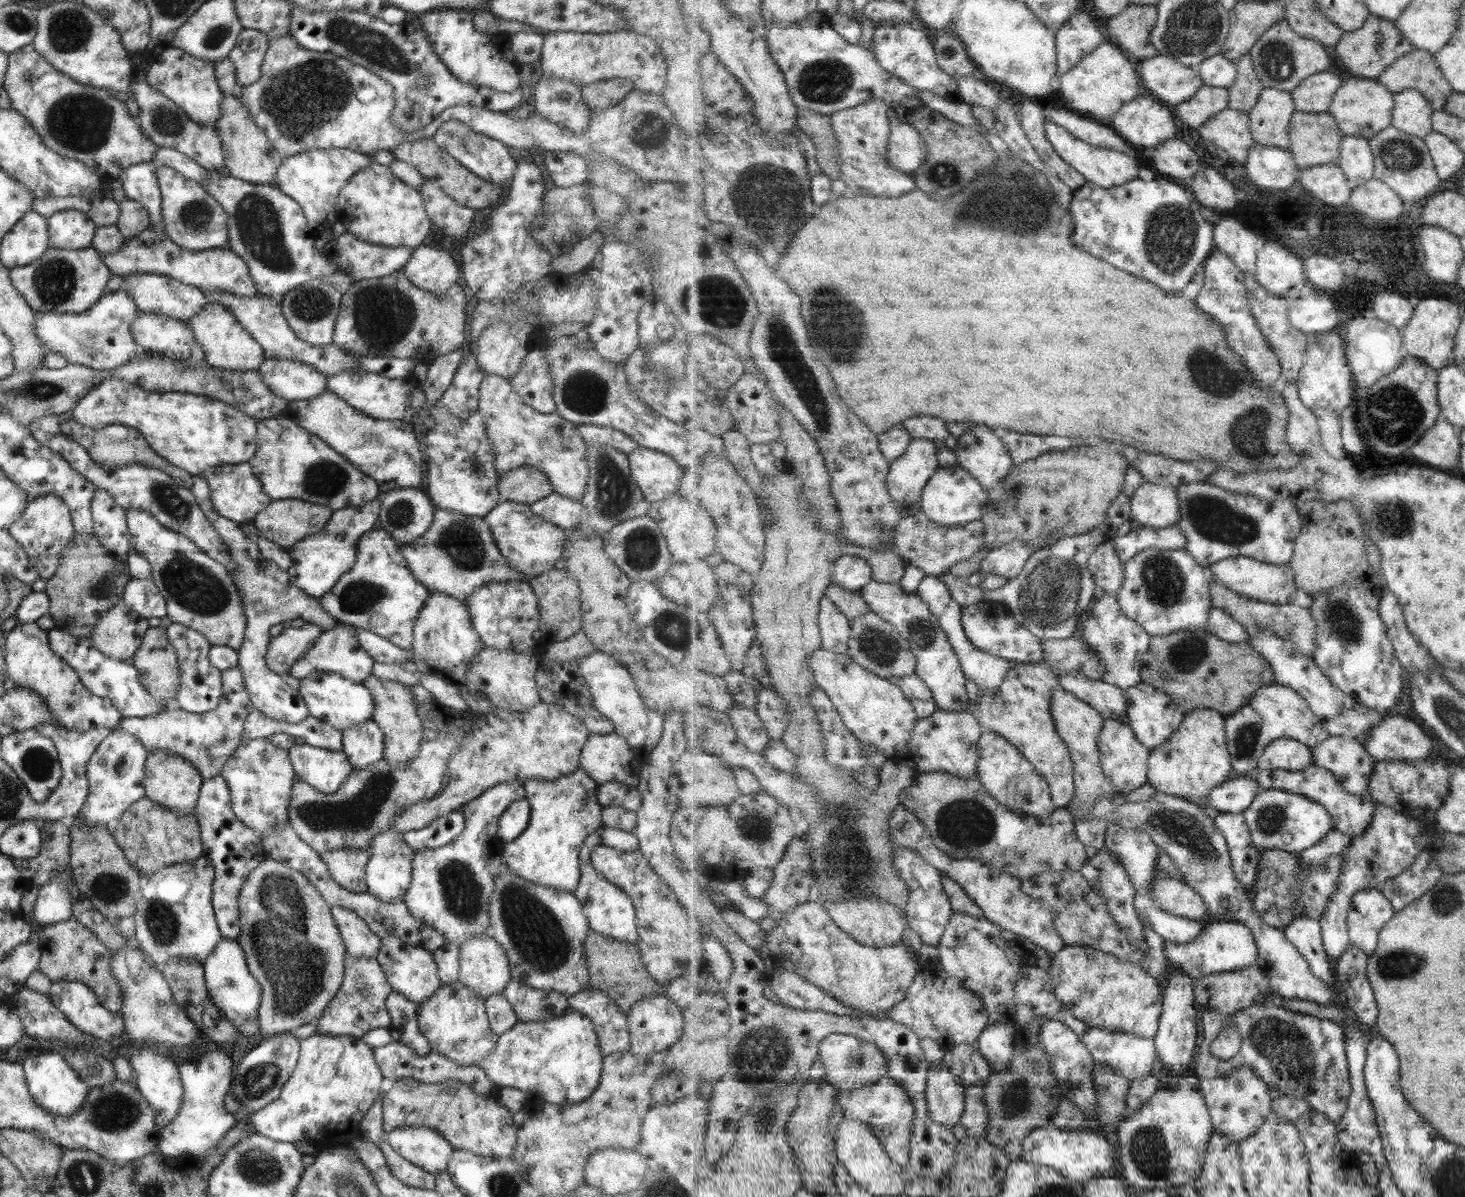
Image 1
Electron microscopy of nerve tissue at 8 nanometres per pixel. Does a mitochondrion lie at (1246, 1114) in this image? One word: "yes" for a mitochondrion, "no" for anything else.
no

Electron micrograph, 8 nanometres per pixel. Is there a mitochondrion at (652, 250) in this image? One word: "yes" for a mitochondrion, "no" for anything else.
no

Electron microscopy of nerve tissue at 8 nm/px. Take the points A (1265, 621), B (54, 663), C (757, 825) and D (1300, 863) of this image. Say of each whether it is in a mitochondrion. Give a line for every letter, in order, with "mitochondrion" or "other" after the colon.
A: other
B: other
C: mitochondrion
D: other

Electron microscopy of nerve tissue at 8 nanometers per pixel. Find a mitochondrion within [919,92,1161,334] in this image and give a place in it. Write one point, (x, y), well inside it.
(999, 203)

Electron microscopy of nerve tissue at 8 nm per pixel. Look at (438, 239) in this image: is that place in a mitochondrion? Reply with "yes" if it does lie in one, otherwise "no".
no

